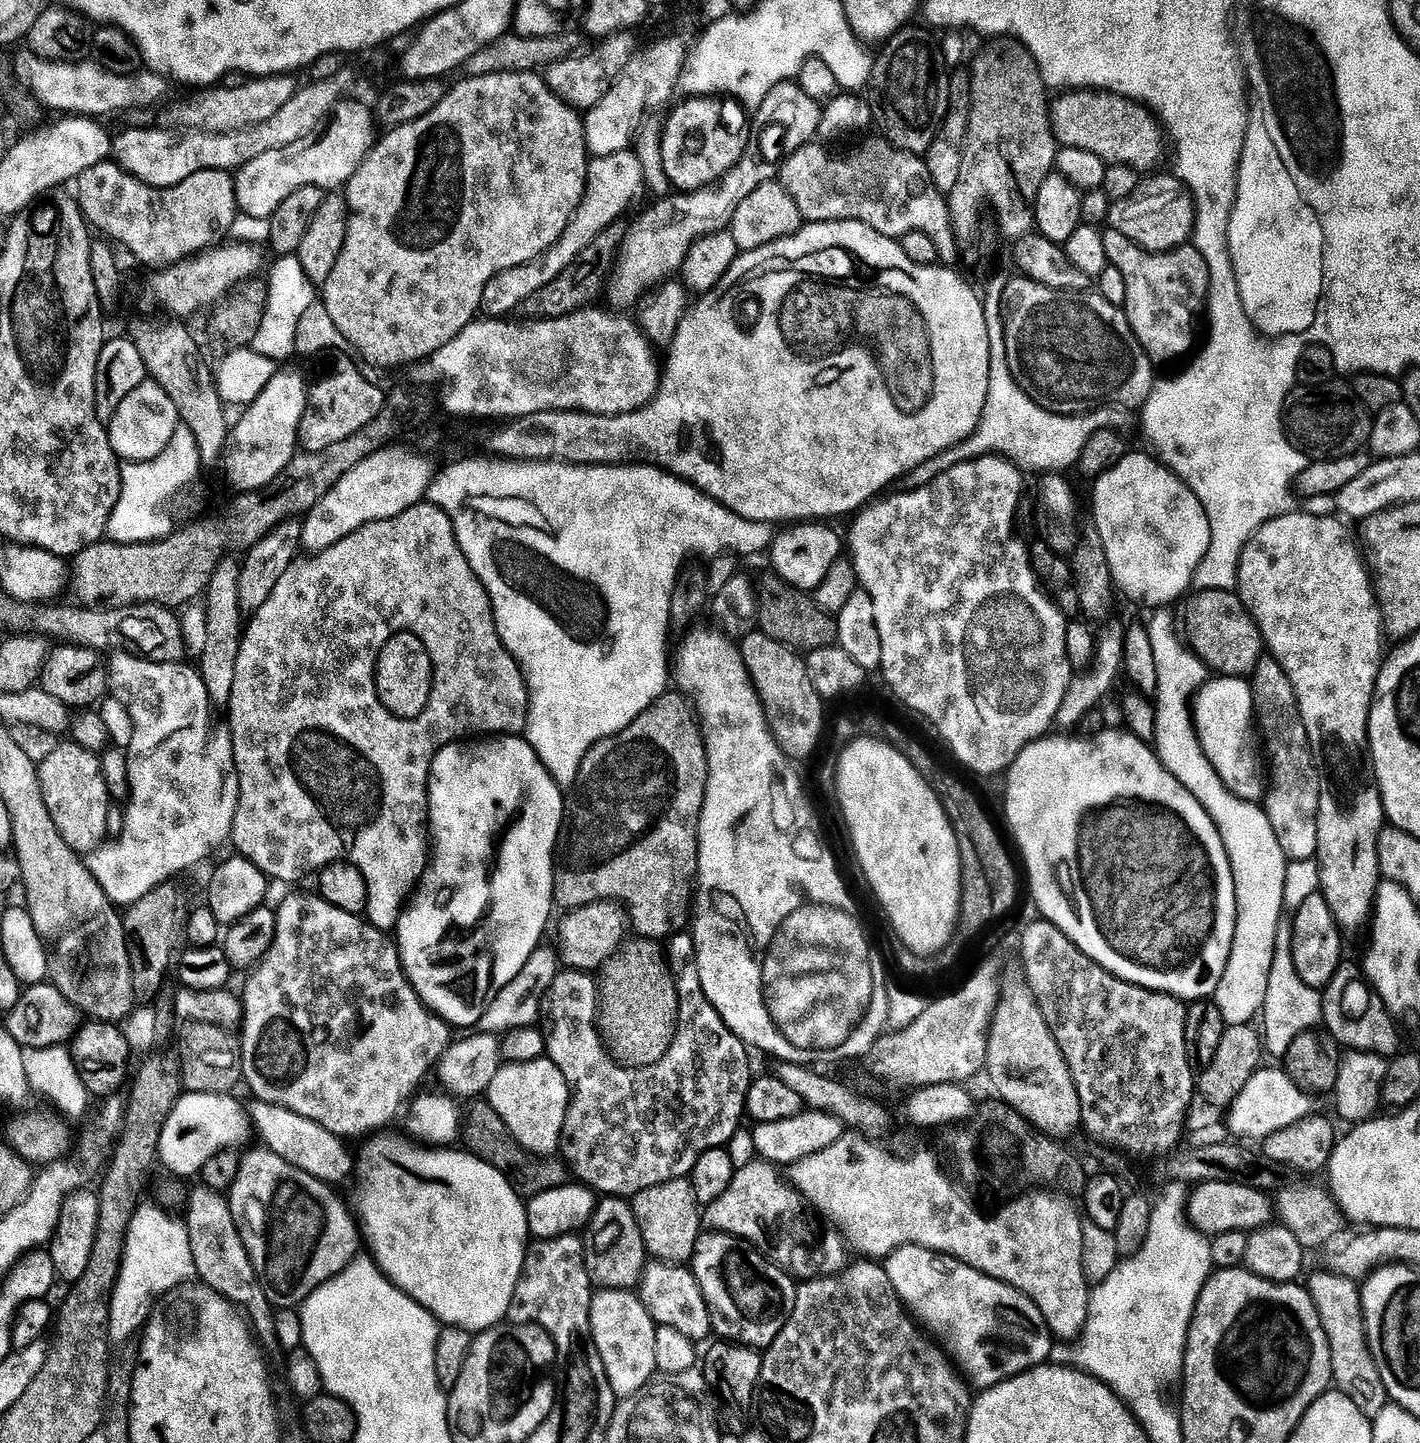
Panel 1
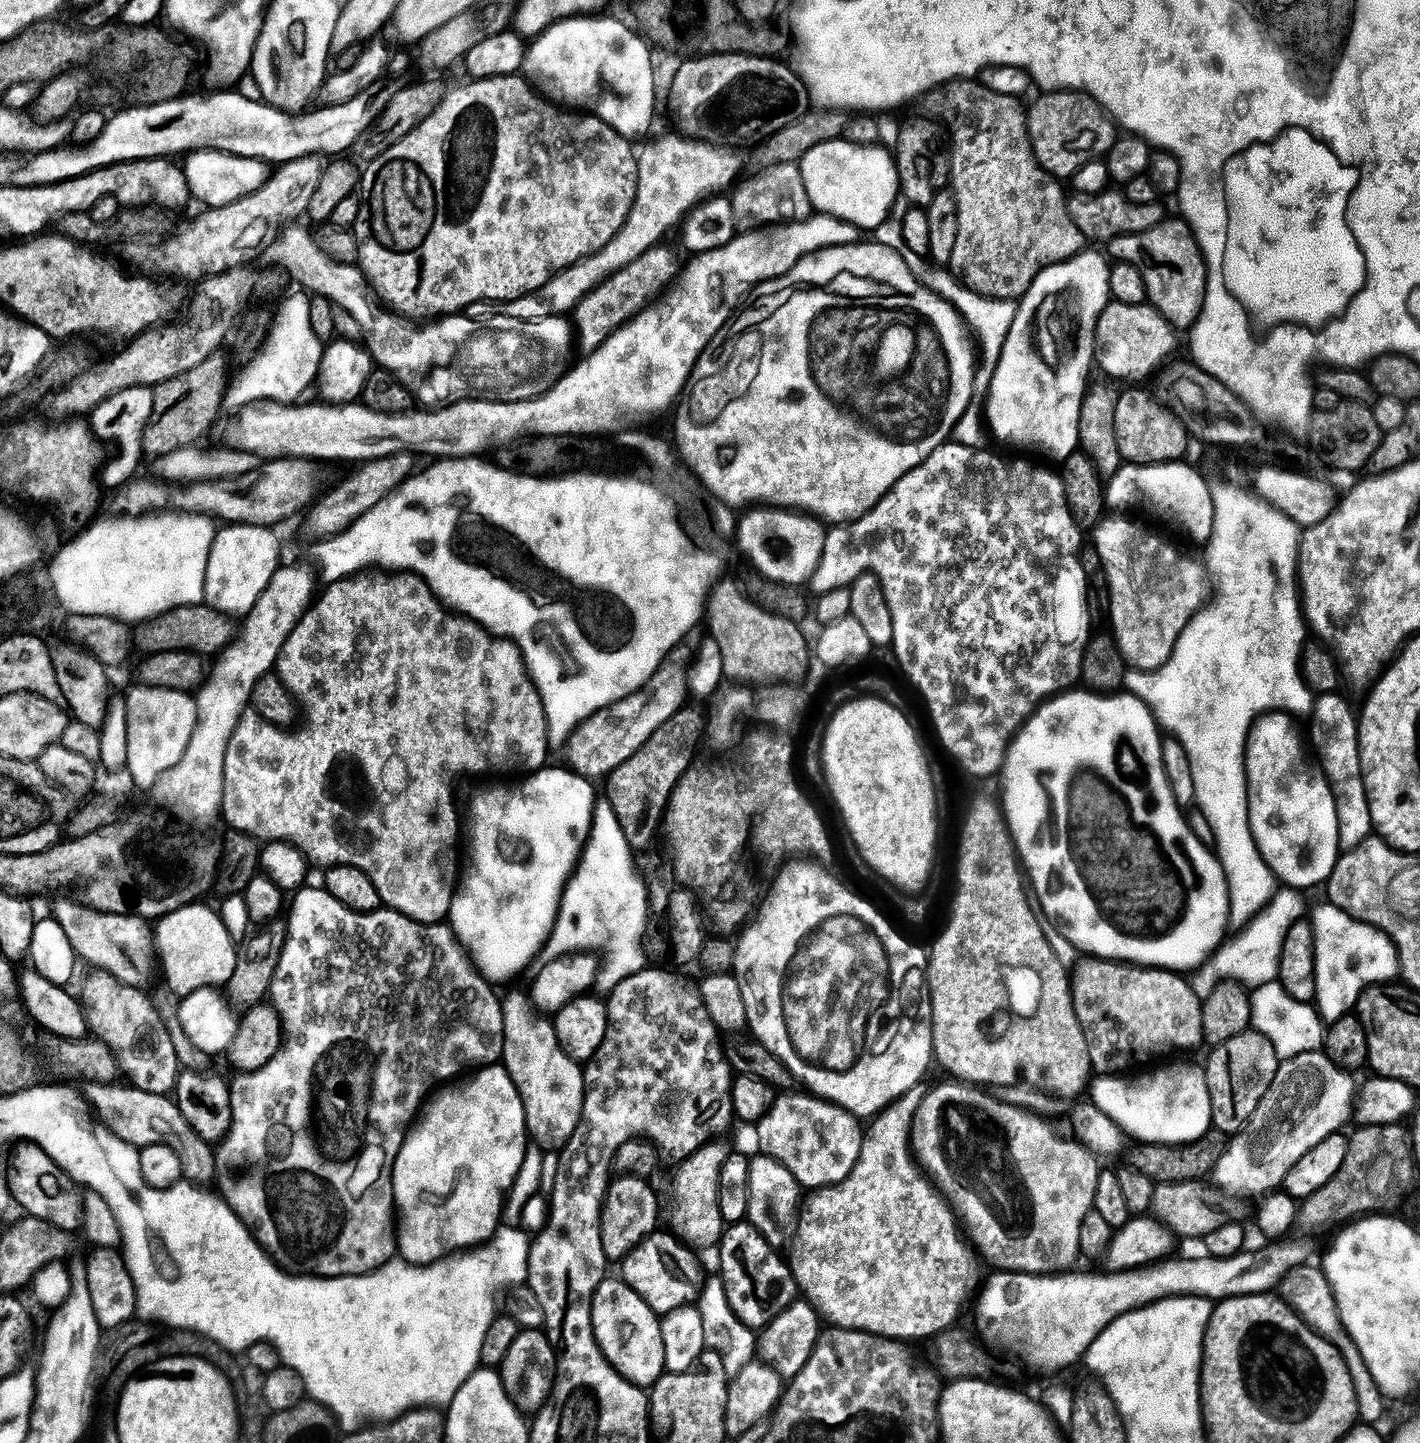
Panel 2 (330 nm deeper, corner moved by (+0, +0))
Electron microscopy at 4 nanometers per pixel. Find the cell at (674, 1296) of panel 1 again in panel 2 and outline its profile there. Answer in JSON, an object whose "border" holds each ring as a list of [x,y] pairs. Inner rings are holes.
{"border":[[[657,1230],[647,1236],[622,1262],[624,1283],[629,1284],[657,1314],[669,1314],[695,1305],[706,1283],[706,1275],[700,1269],[700,1256],[675,1235],[665,1232]]]}

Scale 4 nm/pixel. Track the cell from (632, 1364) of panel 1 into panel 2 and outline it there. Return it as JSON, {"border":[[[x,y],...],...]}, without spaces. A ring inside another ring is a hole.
{"border":[[[605,1278],[592,1299],[592,1329],[608,1363],[637,1388],[651,1389],[665,1375],[661,1317],[623,1279]]]}

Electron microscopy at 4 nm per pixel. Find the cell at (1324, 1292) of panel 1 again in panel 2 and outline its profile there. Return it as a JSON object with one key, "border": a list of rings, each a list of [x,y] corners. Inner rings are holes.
{"border":[[[1301,1266],[1290,1274],[1286,1274],[1286,1278],[1280,1282],[1278,1295],[1281,1300],[1285,1300],[1289,1304],[1293,1312],[1297,1312],[1317,1332],[1321,1334],[1326,1333],[1328,1341],[1340,1351],[1340,1357],[1346,1362],[1348,1373],[1356,1387],[1356,1401],[1358,1402],[1358,1410],[1360,1411],[1359,1419],[1368,1426],[1379,1425],[1379,1420],[1384,1416],[1386,1397],[1377,1388],[1374,1382],[1374,1374],[1370,1374],[1370,1370],[1366,1366],[1366,1362],[1362,1358],[1358,1346],[1350,1338],[1350,1334],[1340,1322],[1340,1311],[1336,1308],[1336,1295],[1332,1293],[1332,1287],[1326,1278],[1323,1267],[1308,1267]]]}

